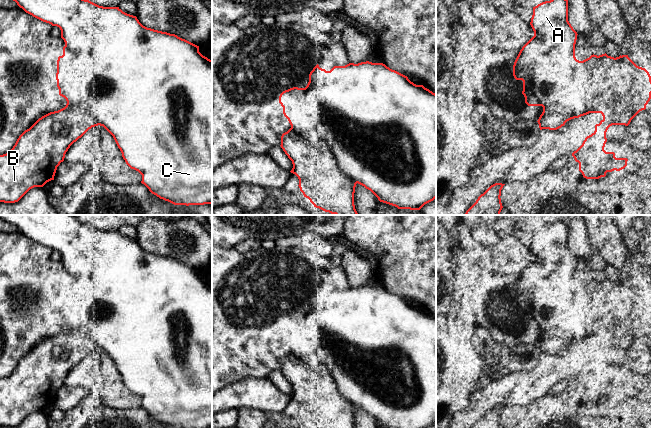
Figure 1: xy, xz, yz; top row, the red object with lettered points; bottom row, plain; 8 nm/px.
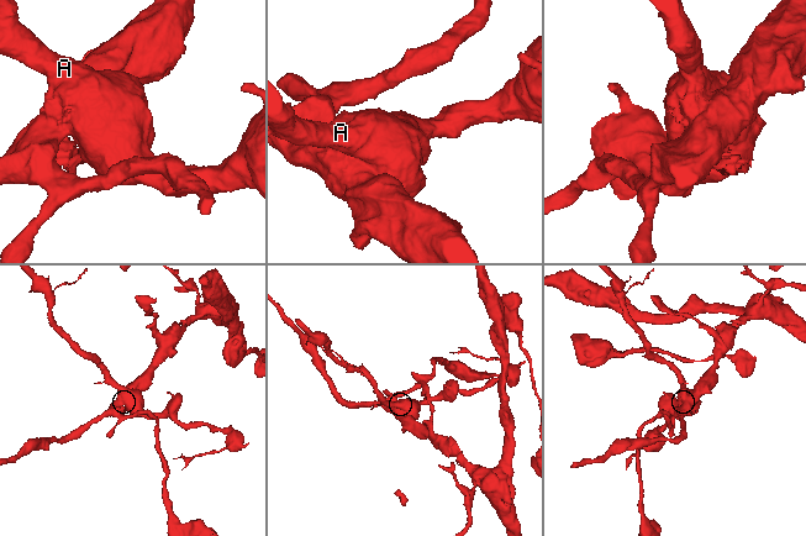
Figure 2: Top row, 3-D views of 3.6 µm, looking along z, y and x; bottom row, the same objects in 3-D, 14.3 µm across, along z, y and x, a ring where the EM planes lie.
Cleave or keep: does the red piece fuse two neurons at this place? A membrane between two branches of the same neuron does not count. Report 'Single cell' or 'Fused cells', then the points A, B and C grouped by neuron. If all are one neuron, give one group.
Fused cells. Groups: A C / B

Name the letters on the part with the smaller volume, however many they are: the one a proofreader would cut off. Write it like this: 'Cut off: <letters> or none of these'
Cut off: A, C

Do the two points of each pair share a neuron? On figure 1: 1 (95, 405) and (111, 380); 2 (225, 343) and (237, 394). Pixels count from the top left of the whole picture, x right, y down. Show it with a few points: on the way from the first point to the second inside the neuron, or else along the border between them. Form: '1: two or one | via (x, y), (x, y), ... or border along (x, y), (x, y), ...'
1: two | border along (101, 399), (111, 407), (123, 408)
2: two | border along (257, 377), (241, 379), (222, 389)

